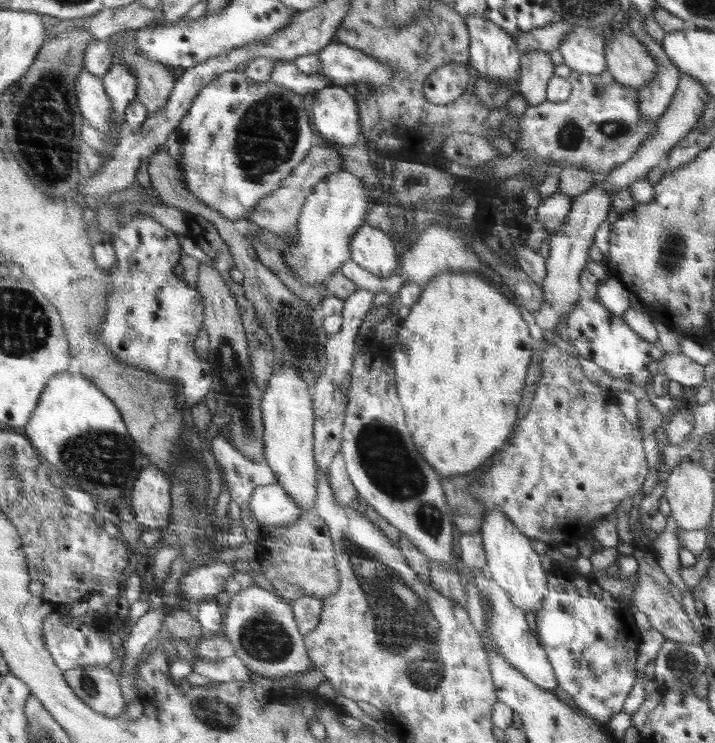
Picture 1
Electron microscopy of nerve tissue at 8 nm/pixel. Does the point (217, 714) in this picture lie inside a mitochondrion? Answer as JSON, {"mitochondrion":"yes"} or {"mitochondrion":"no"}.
{"mitochondrion":"yes"}

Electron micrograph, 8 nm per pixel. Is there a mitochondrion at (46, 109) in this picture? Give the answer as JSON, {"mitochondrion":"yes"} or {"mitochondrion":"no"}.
{"mitochondrion":"yes"}

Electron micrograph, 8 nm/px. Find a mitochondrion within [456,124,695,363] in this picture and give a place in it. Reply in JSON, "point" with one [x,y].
{"point":[671,251]}

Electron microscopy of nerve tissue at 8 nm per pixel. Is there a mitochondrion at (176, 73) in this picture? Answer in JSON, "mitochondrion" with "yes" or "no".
{"mitochondrion":"no"}

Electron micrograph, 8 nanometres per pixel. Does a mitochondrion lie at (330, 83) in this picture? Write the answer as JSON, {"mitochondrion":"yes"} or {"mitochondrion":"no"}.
{"mitochondrion":"no"}

